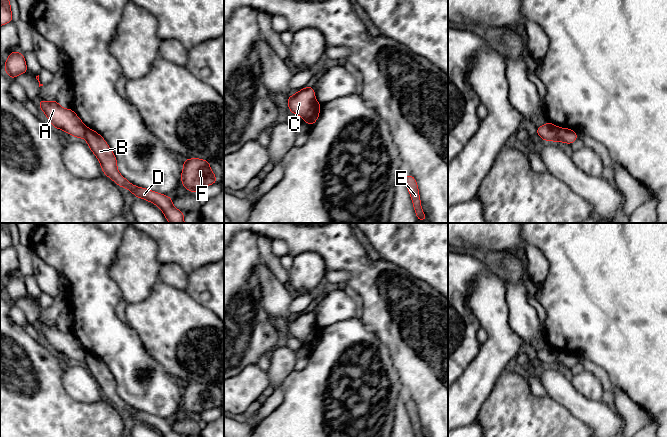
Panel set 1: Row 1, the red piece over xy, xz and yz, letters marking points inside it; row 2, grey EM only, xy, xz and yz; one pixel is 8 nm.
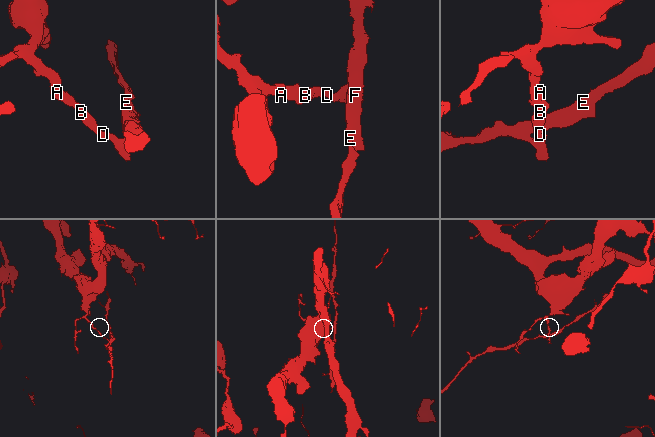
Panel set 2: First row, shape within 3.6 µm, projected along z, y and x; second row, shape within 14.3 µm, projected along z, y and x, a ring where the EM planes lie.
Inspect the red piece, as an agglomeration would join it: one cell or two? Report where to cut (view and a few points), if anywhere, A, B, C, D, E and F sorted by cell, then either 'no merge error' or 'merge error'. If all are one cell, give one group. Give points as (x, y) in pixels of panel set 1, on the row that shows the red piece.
cut xz (316, 101), (303, 117); groups A C / B D E F; merge error

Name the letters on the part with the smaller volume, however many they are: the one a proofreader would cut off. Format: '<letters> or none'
B, D, E, F

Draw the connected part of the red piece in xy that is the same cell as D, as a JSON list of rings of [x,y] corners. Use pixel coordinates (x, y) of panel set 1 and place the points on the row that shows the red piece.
[[[87,128],[84,138],[90,150],[99,160],[102,171],[106,176],[112,179],[118,186],[130,190],[135,197],[142,198],[157,205],[169,223],[185,223],[184,212],[173,206],[171,196],[137,187],[119,173],[116,156],[101,135]]]

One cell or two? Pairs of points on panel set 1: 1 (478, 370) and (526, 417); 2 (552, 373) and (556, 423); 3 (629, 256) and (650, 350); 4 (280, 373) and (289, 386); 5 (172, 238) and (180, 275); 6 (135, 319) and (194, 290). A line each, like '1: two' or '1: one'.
1: two
2: two
3: one
4: two
5: two
6: two

